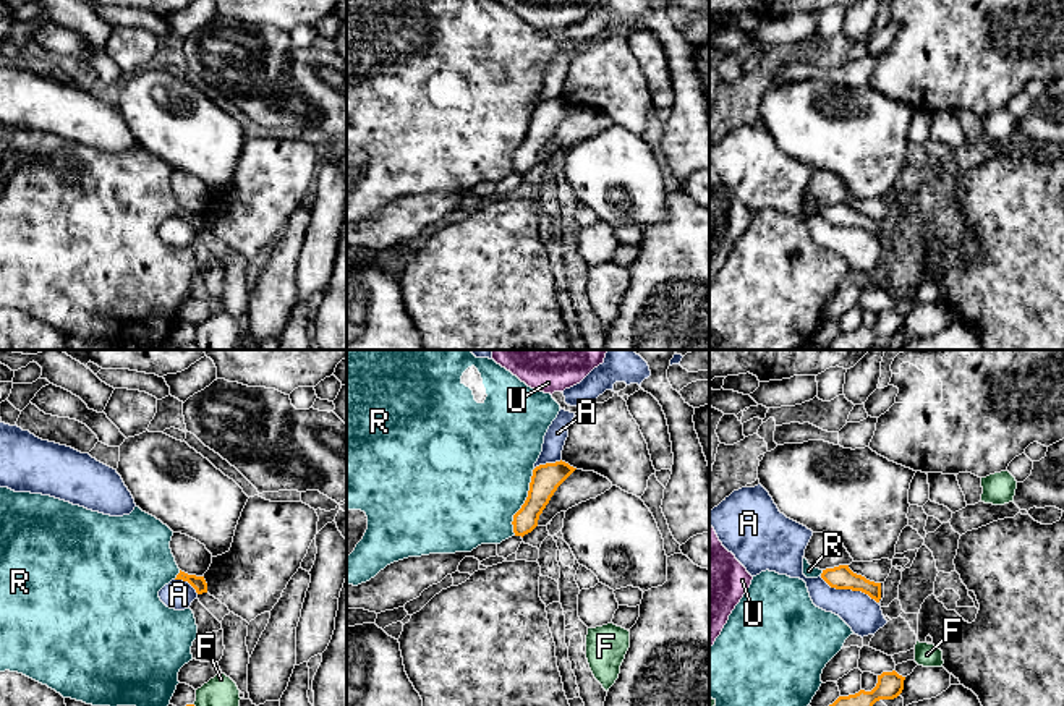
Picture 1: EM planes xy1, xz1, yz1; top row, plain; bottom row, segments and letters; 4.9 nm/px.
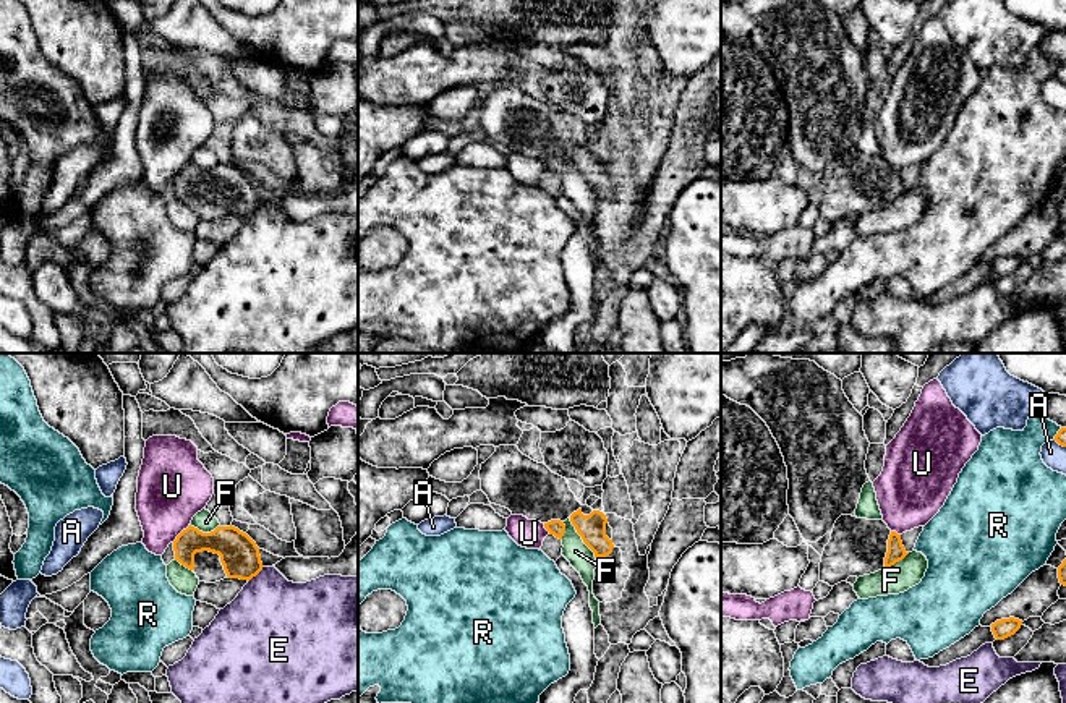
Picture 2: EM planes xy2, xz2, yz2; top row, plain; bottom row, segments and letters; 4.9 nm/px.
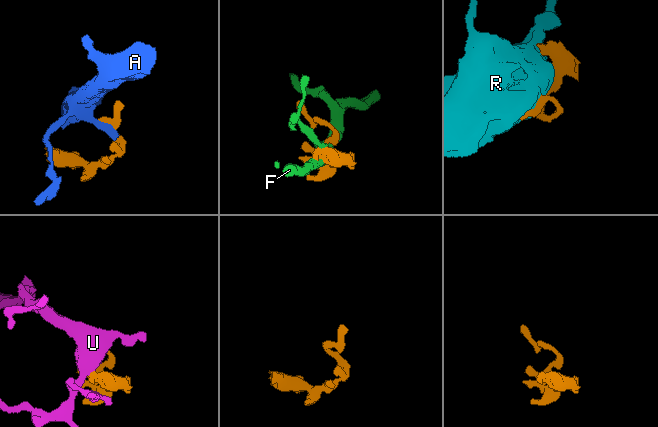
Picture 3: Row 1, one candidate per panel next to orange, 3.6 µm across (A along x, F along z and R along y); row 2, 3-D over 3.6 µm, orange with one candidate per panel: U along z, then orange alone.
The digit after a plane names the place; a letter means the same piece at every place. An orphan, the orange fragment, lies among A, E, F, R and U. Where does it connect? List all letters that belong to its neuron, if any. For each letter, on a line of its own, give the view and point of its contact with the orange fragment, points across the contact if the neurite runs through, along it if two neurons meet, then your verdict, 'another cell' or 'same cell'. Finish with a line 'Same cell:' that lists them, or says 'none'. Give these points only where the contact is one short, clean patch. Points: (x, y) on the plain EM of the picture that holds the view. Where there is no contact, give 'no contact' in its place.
A: yz1 (849, 225) | along yz1 (820, 214), (836, 225), (860, 227), (876, 240) | another cell
E: xy2 (255, 213) | another cell
F: xz2 (582, 175) | another cell
R: xz1 (525, 138) | another cell
U: xy2 (180, 170) | along xy2 (190, 162), (172, 178) | another cell
Same cell: none

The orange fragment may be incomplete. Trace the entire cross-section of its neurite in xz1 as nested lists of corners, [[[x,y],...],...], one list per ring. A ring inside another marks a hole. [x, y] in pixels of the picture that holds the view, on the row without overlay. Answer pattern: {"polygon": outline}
{"polygon": [[[565,99],[539,102],[533,107],[530,128],[521,146],[513,152],[515,173],[525,173],[538,164],[539,152],[549,141],[557,125],[575,108]]]}

